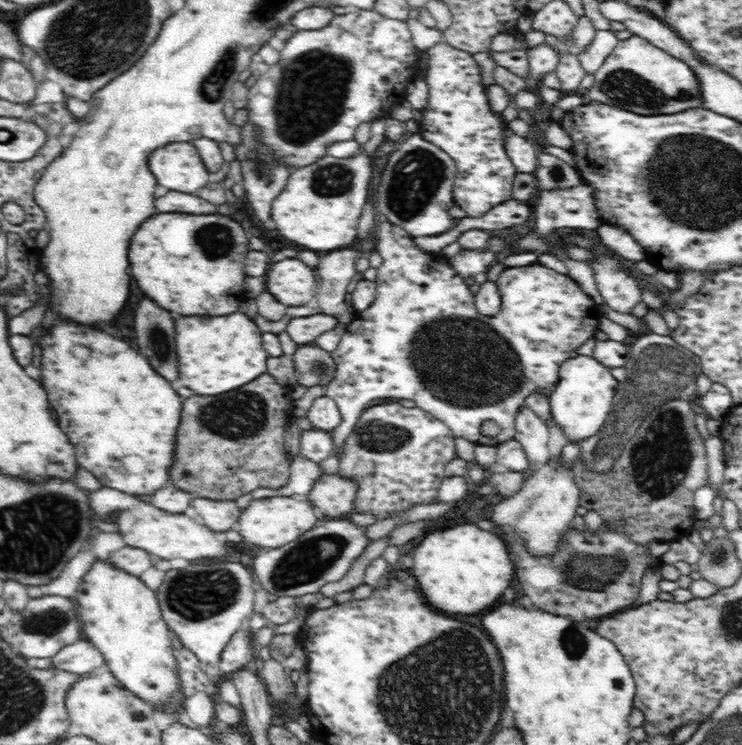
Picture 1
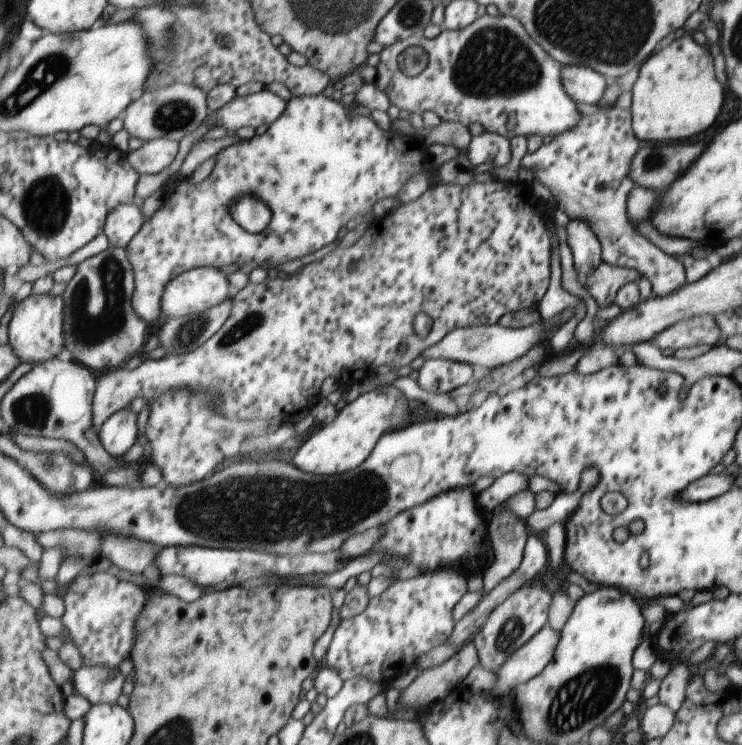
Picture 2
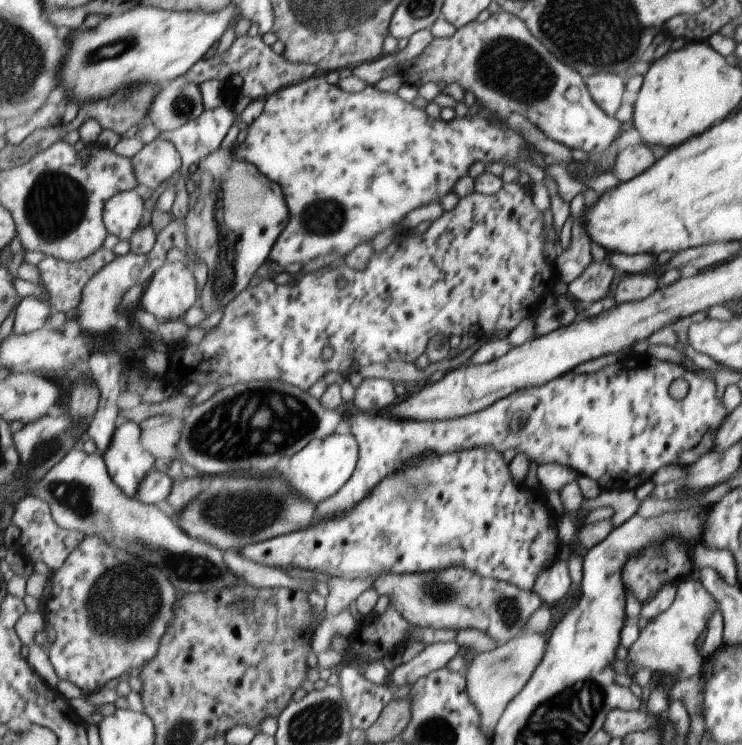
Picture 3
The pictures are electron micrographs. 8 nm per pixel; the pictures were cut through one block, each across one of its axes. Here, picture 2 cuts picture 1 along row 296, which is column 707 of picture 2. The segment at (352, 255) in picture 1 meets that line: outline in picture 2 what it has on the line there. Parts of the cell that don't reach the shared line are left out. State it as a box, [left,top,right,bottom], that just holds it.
[653,315,720,351]

